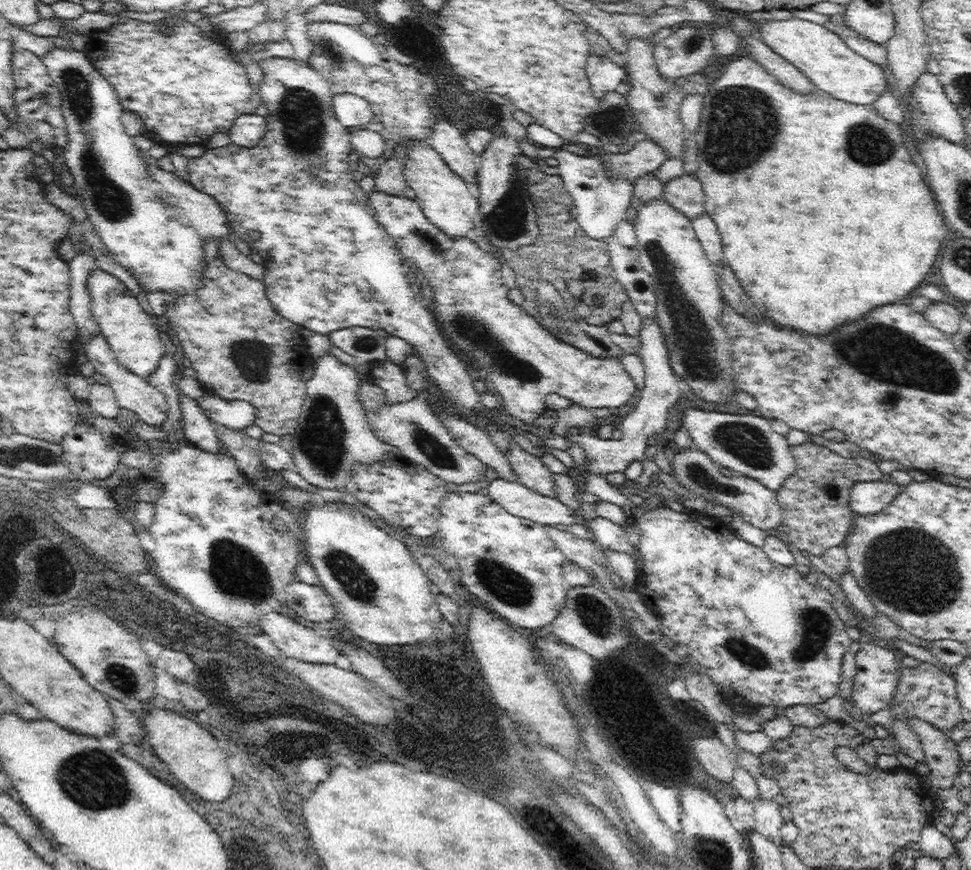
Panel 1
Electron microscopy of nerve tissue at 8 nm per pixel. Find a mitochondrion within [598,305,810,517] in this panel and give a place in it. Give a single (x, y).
(748, 441)

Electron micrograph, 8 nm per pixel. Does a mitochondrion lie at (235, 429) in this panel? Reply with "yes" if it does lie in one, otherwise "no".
no

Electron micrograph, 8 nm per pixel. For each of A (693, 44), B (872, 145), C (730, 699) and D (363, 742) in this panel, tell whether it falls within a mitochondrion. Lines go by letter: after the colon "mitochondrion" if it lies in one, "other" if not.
A: mitochondrion
B: mitochondrion
C: other
D: other

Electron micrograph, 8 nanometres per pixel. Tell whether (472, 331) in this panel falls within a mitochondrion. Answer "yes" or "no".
yes

